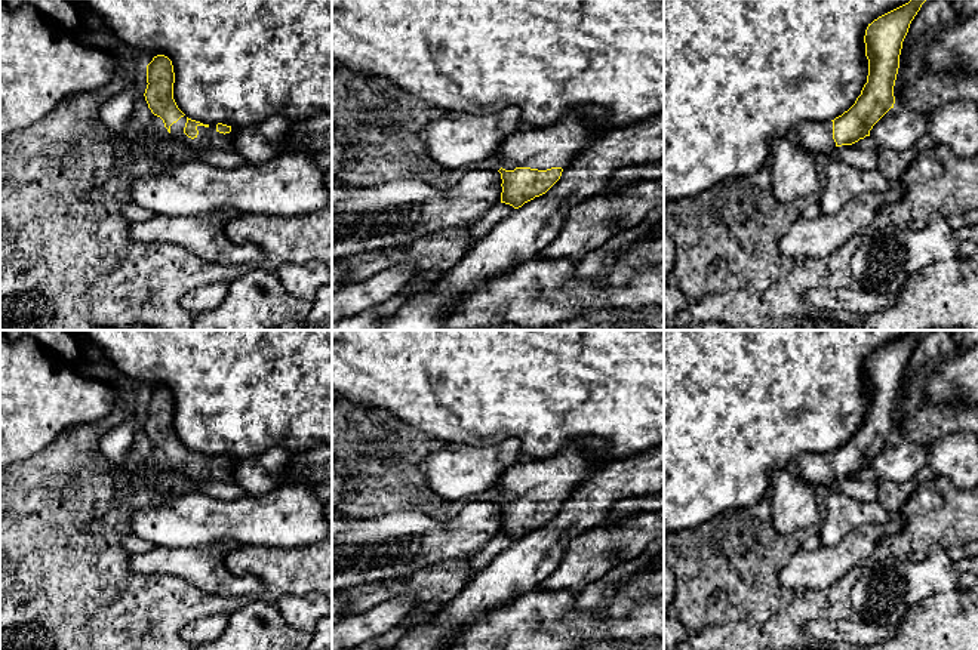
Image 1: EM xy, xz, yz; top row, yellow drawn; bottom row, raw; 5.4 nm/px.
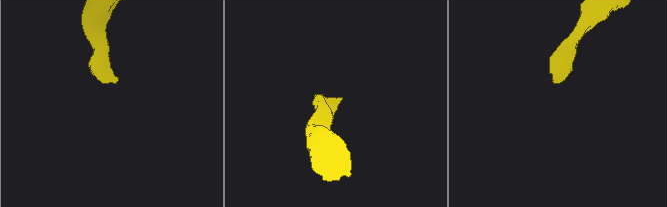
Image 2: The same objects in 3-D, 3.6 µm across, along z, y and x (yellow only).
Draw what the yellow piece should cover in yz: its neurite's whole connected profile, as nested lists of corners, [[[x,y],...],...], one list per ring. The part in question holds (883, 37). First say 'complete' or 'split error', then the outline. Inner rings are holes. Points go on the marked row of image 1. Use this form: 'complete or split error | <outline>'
split error | [[[910,0],[868,24],[864,36],[868,76],[861,95],[834,120],[796,127],[794,138],[803,150],[814,157],[833,154],[836,147],[852,145],[870,136],[873,126],[894,108],[902,41],[925,1]]]

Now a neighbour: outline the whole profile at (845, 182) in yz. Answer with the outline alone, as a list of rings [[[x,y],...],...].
[[[833,157],[825,170],[827,182],[821,187],[822,215],[837,213],[849,200],[865,192],[886,192],[892,184],[882,172],[856,169]]]

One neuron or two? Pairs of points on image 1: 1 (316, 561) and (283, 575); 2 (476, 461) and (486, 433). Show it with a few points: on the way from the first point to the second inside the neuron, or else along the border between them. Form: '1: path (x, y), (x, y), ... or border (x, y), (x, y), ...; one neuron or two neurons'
1: path (308, 569), (291, 570); one neuron
2: border (516, 437), (480, 444), (454, 446); two neurons

